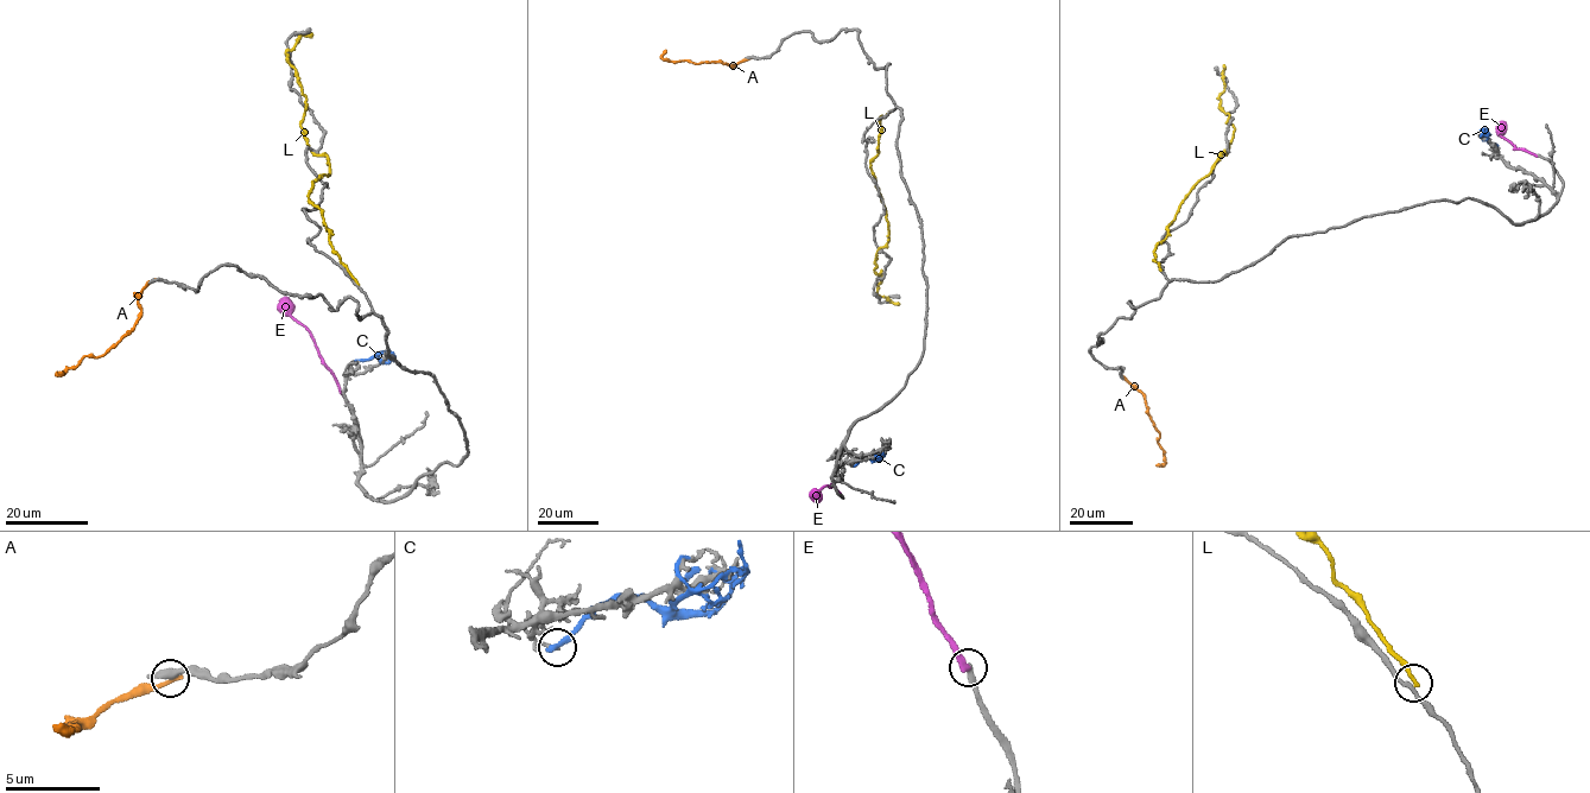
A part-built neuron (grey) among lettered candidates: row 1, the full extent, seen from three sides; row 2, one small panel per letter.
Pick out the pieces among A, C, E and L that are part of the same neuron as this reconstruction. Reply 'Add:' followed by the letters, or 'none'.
Add: none

